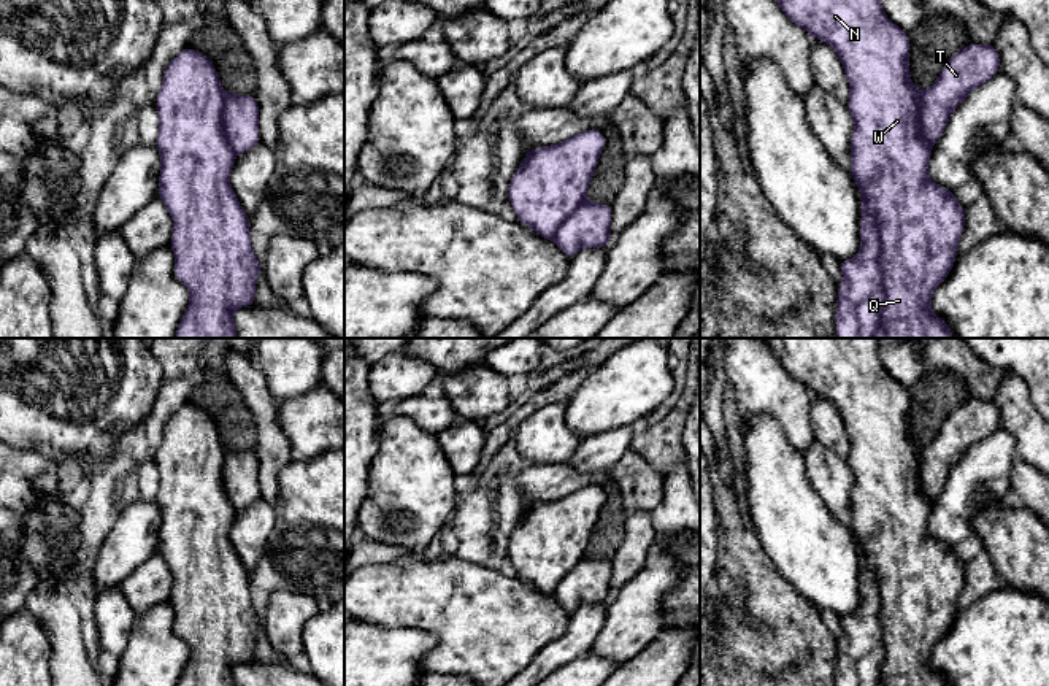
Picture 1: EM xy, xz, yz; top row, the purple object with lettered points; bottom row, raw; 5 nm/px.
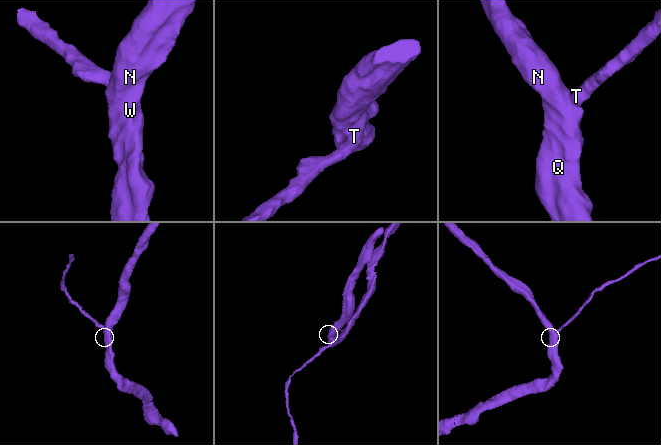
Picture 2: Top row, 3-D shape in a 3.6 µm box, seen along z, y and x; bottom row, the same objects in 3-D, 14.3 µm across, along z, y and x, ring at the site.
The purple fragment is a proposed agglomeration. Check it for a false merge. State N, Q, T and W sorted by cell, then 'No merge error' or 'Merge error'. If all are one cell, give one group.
Groups: N Q T W. No merge error

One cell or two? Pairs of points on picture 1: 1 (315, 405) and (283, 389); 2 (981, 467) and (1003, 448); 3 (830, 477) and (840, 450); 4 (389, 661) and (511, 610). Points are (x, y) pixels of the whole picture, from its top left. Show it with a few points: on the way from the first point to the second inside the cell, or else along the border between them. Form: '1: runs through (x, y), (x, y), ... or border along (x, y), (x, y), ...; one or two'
1: border along (319, 383), (302, 394), (283, 400); two
2: runs through (986, 466), (999, 453); one
3: border along (813, 437), (845, 461); two
4: border along (403, 626), (437, 639), (422, 669); two

